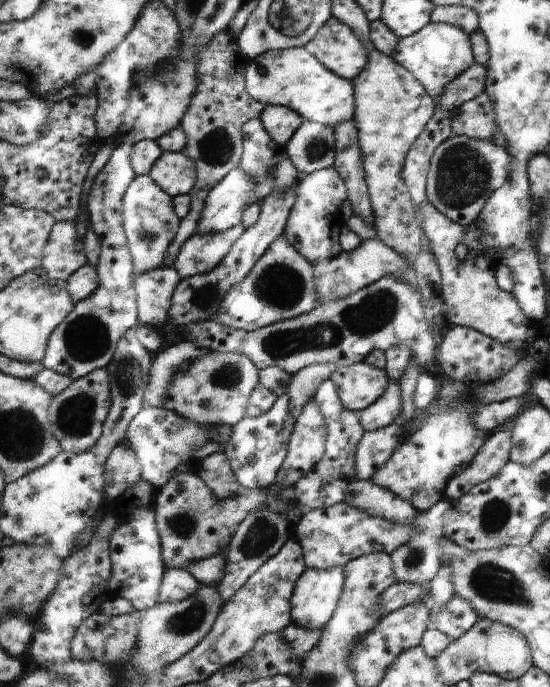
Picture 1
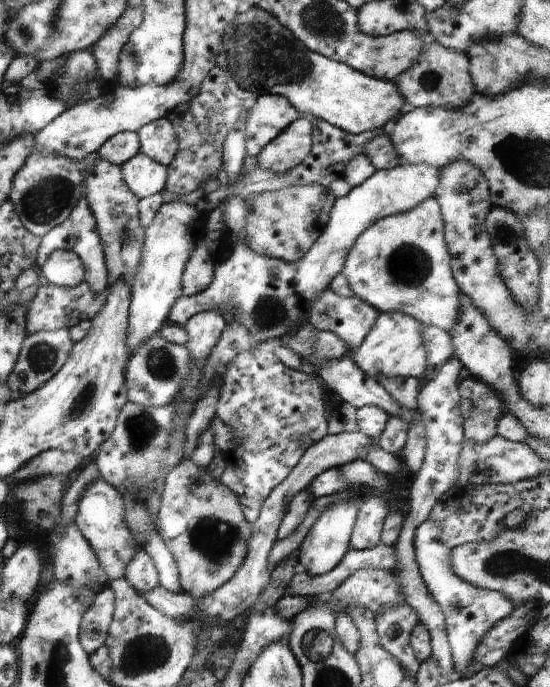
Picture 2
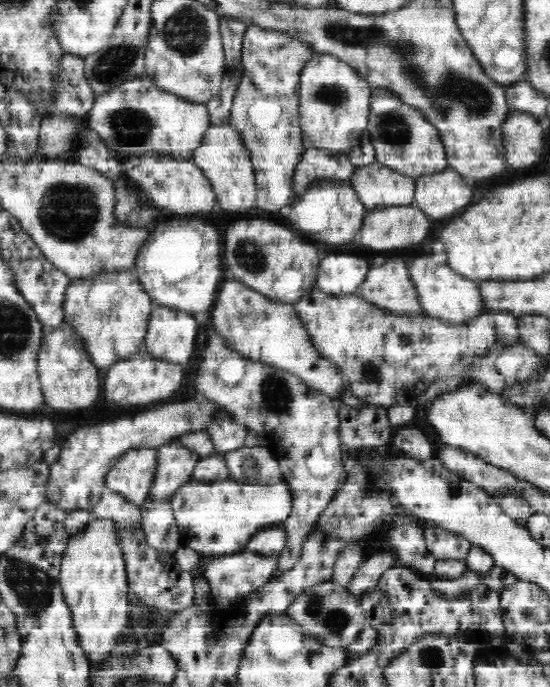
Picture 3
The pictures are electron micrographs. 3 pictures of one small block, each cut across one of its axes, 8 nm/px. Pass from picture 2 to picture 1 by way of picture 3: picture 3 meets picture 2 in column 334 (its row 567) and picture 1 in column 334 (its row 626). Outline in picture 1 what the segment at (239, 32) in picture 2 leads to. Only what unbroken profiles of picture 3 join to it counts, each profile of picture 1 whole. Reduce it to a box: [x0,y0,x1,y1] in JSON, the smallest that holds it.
[245,47,356,127]

